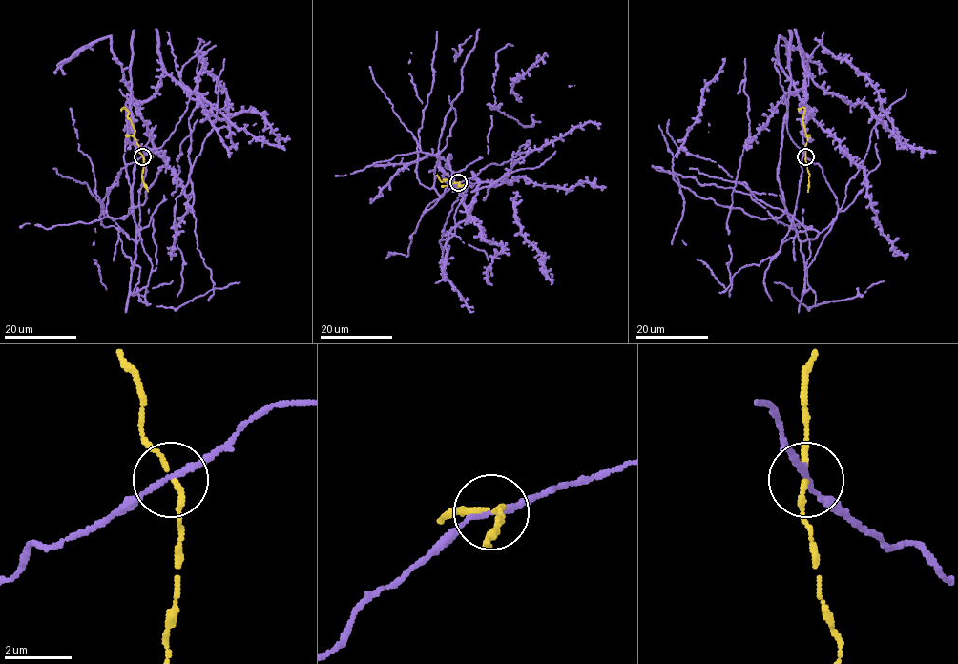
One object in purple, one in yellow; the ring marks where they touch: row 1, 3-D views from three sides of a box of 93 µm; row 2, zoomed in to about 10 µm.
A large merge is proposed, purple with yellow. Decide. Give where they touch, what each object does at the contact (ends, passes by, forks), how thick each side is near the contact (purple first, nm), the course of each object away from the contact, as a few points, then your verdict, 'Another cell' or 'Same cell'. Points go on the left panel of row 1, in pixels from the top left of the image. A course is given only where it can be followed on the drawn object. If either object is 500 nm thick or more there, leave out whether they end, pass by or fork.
Place: (142, 156). At the ring purple passes by. At the ring yellow passes by. Thickness 150 nm (purple) against 140 nm. Course of purple: (142, 156), (106, 205), (135, 243), (132, 293), (152, 262), (127, 121), (172, 75), (196, 96), (208, 300). Course of yellow: (142, 156), (128, 112), (124, 108), (121, 111). Same cell

